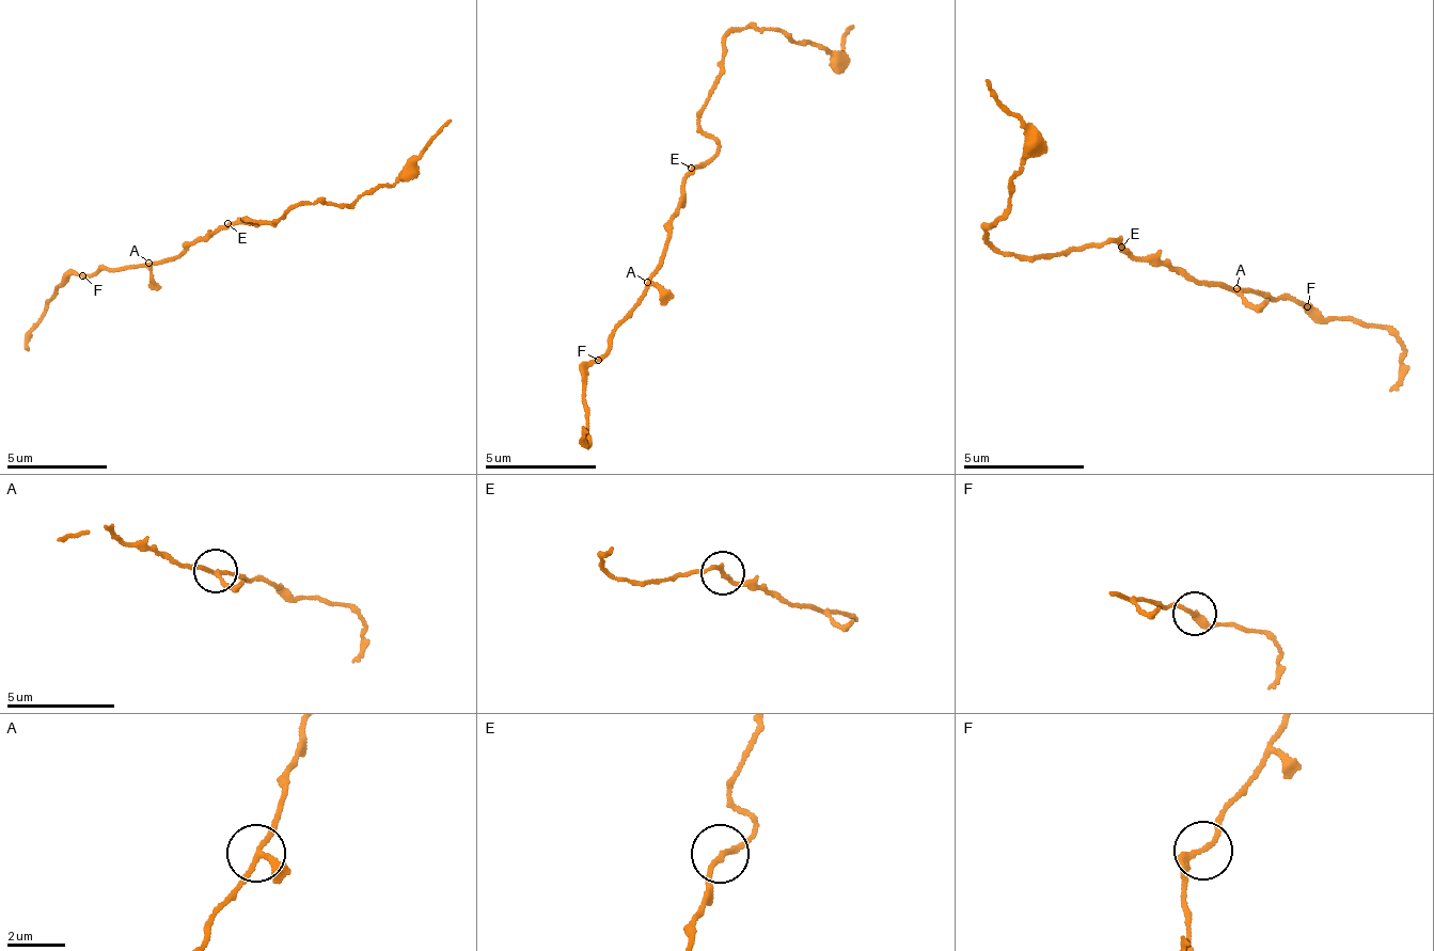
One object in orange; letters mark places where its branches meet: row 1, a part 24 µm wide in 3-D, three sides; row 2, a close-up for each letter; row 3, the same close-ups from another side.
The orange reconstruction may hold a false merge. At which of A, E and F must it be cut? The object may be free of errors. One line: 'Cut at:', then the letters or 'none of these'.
Cut at: none of these

